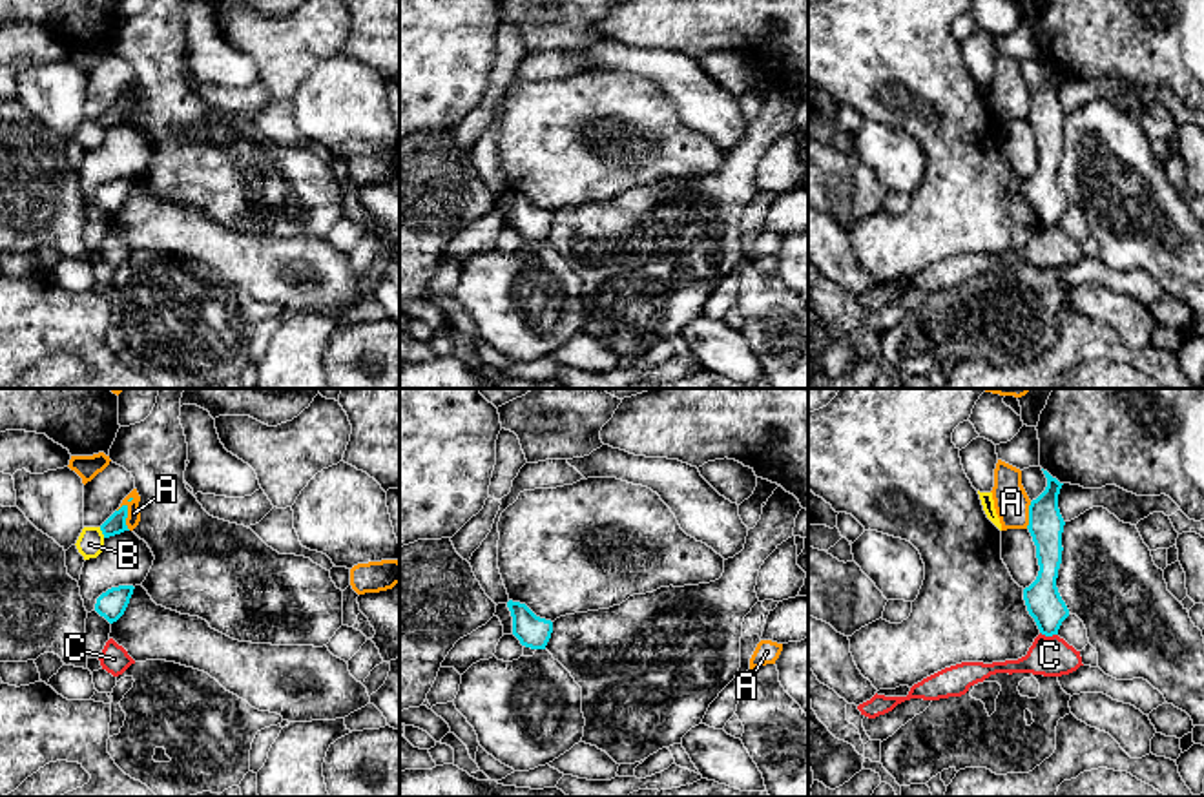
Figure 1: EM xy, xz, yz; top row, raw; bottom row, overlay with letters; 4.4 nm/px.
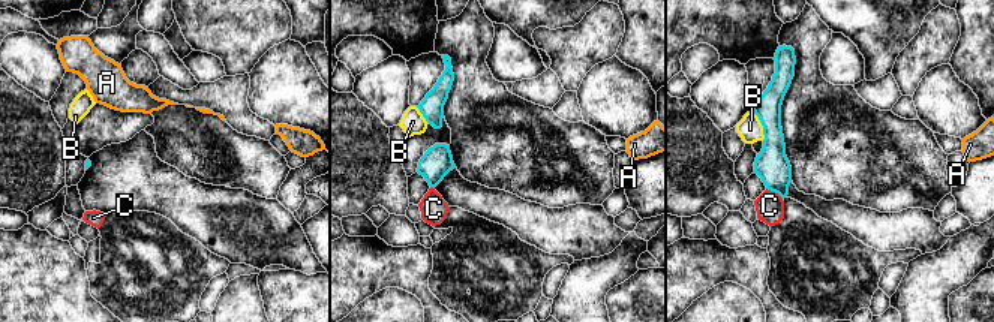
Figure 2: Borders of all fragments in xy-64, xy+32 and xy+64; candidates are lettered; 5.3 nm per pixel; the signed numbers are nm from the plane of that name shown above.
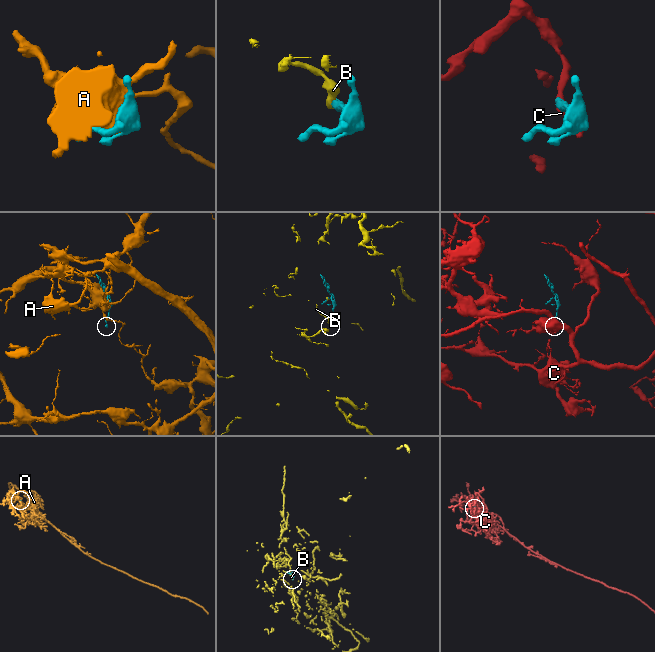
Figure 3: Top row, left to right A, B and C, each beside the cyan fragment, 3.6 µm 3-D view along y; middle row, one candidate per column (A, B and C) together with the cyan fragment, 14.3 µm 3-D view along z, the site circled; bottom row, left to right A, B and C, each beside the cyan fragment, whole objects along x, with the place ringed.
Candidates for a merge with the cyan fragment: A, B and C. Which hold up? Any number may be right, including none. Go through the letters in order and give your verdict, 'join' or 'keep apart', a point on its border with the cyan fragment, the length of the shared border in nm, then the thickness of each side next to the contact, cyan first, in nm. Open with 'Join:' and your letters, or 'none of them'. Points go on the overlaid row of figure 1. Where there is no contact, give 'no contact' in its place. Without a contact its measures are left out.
Join: none of them
A: keep apart; contact xy (126, 513); length 150 nm; calibres 90 and 60 nm
B: keep apart; contact xy (103, 533); length 50 nm; calibres 90 and 120 nm
C: keep apart; contact yz (1049, 635); length 80 nm; calibres 160 and 180 nm

